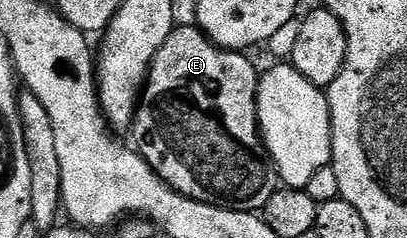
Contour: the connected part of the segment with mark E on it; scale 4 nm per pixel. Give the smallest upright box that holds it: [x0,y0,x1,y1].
[134,25,281,211]

